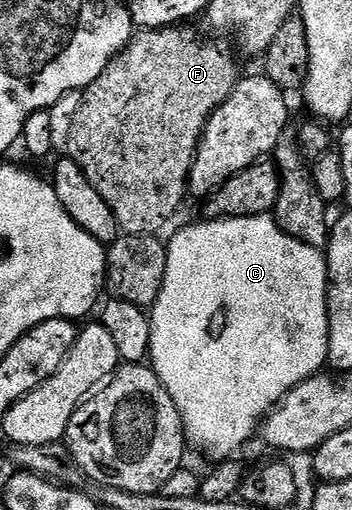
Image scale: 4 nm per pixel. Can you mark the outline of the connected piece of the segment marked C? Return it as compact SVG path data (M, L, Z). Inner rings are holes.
M265 215L262 217L225 217L223 219L204 219L201 220L201 225L188 225L185 229L180 229L172 237L172 242L167 242L166 248L168 250L168 258L166 259L166 275L164 276L164 282L162 283L162 291L158 295L155 305L150 310L150 320L152 326L150 327L150 347L148 348L148 357L150 358L150 368L158 375L158 379L162 383L162 387L170 395L170 399L178 407L180 412L180 418L184 424L184 436L187 444L192 445L196 449L201 449L208 457L213 457L213 462L219 463L225 459L231 458L248 440L252 437L252 432L257 432L258 426L263 422L264 418L268 416L268 413L272 408L282 400L285 395L295 385L301 385L302 382L308 380L310 377L317 376L321 372L320 368L325 368L328 359L328 262L325 254L321 250L304 245L300 241L294 240L292 237L288 237L281 231L280 226L276 224L275 220L271 216Z

